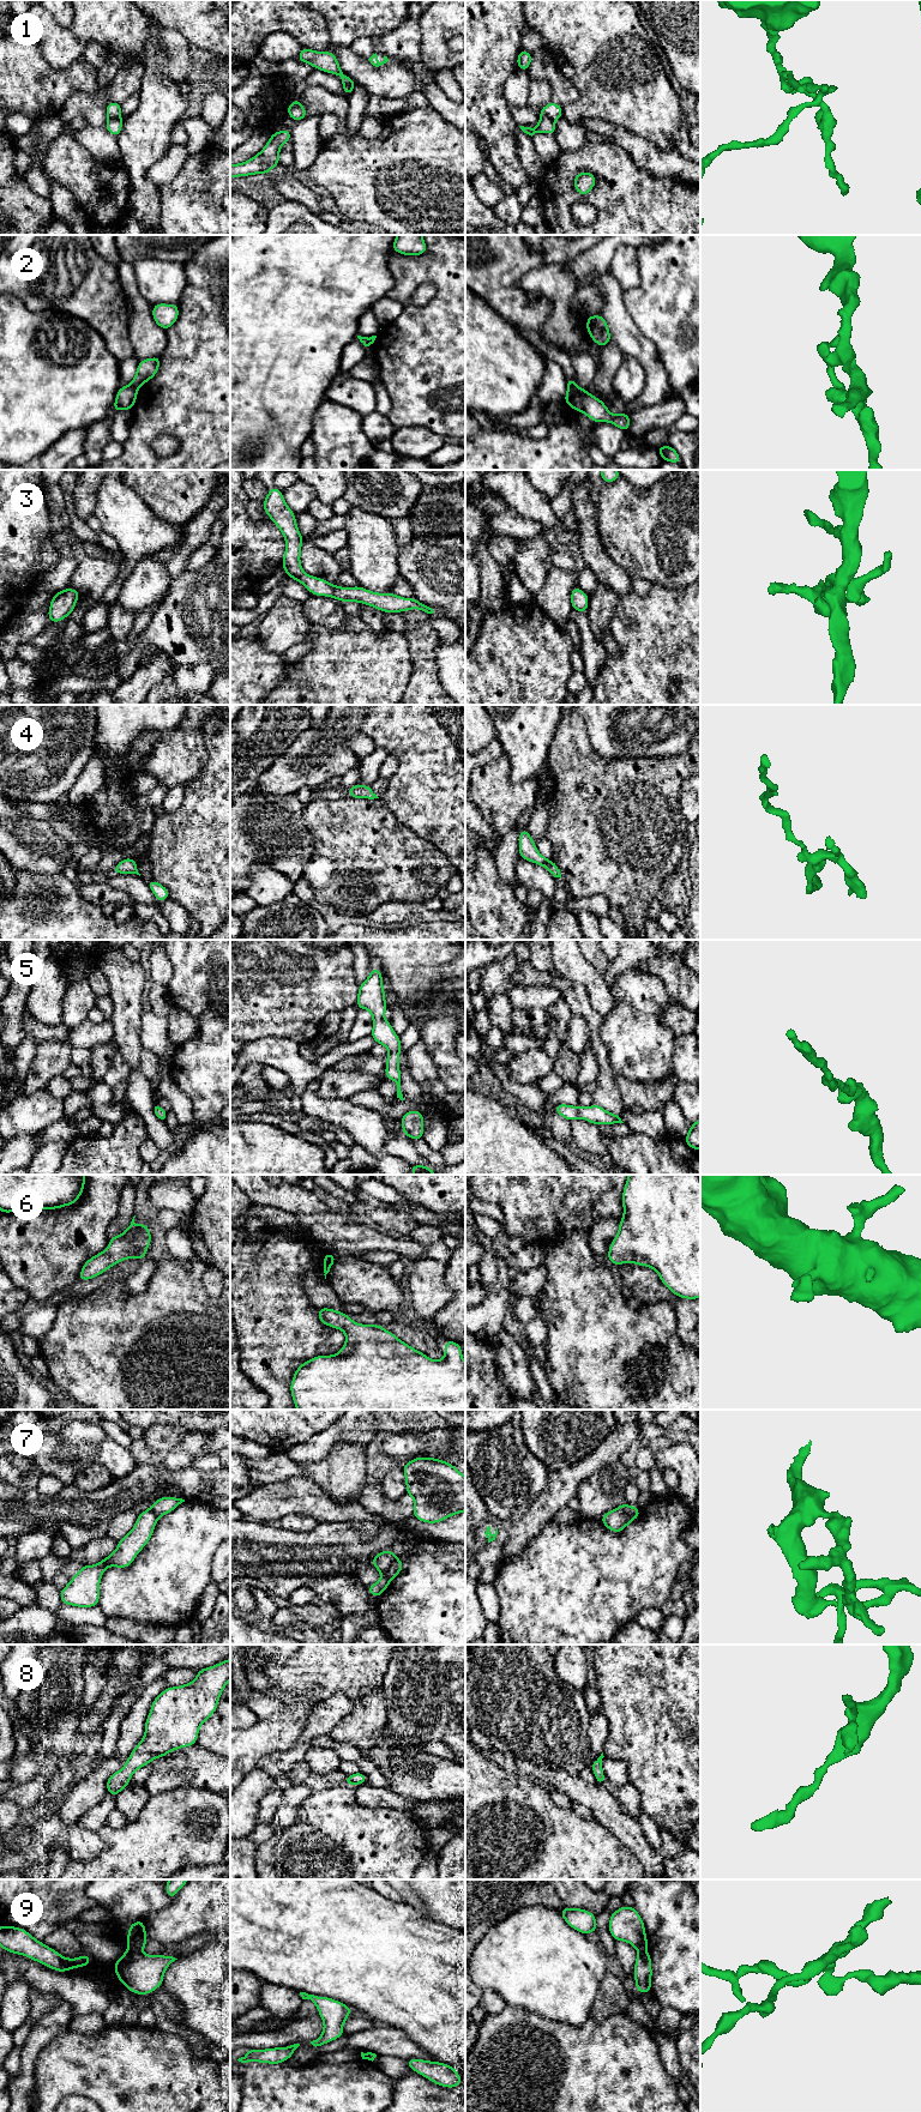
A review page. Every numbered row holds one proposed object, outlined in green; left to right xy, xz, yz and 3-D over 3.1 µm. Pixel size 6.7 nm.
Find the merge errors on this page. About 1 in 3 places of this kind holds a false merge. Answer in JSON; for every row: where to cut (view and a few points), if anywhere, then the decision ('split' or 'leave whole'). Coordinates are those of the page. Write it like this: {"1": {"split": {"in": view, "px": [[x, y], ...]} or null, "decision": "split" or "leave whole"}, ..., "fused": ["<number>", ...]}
{"1": {"split": {"in": "xz", "px": [[350, 78], [349, 83], [343, 84]]}, "decision": "split"}, "2": {"split": {"in": "xy", "px": [[130, 384], [137, 390]]}, "decision": "split"}, "3": {"split": null, "decision": "leave whole"}, "4": {"split": null, "decision": "leave whole"}, "5": {"split": null, "decision": "leave whole"}, "6": {"split": null, "decision": "leave whole"}, "7": {"split": {"in": "xz", "px": [[396, 1557], [387, 1572], [389, 1580]]}, "decision": "split"}, "8": {"split": null, "decision": "leave whole"}, "9": {"split": {"in": "xy", "px": [[128, 1948], [139, 1951]]}, "decision": "split"}, "fused": ["1", "2", "7", "9"]}

